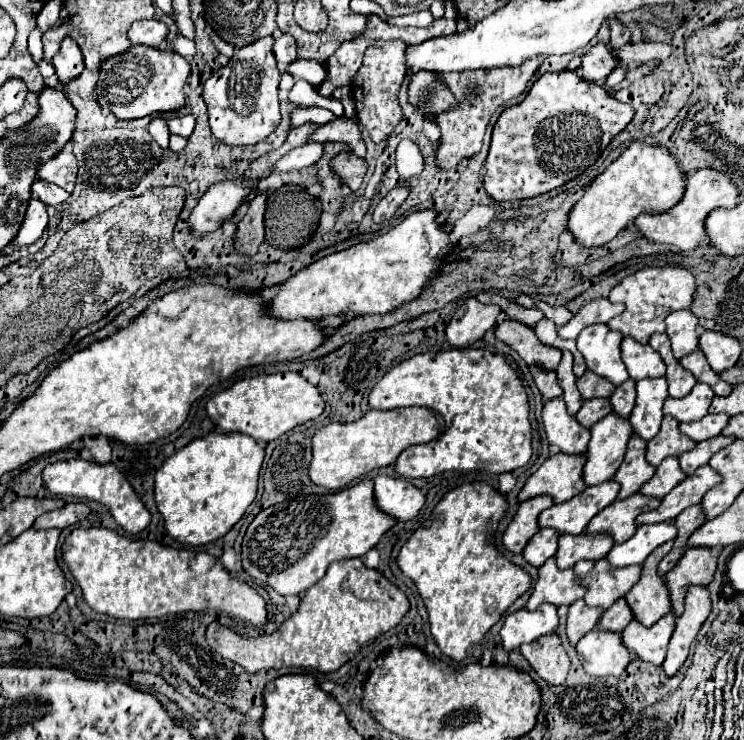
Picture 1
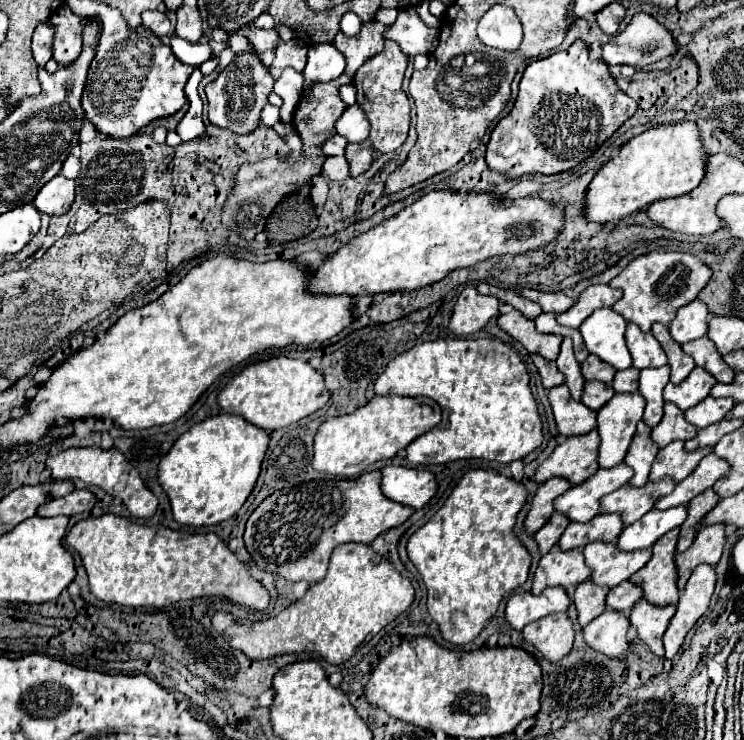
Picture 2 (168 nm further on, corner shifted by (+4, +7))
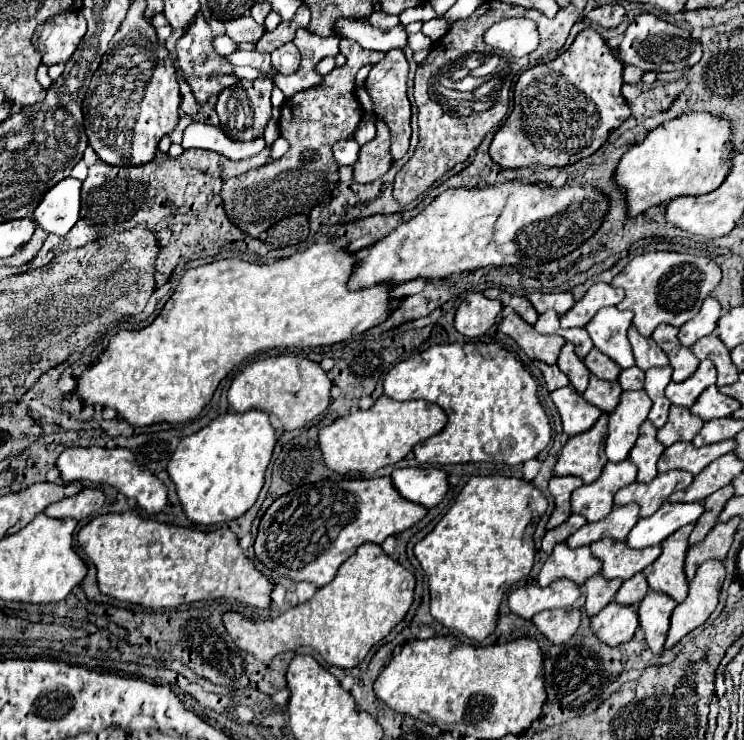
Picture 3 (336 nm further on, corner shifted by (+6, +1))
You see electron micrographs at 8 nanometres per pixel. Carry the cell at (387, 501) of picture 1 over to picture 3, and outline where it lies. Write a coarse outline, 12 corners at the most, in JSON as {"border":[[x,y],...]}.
{"border":[[440,468],[392,472],[396,490],[432,508],[448,492]]}

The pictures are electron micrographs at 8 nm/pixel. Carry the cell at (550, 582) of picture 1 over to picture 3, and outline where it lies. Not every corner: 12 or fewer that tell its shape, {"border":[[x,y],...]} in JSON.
{"border":[[554,546],[538,574],[548,586],[558,578],[582,584],[600,572],[590,546]]}

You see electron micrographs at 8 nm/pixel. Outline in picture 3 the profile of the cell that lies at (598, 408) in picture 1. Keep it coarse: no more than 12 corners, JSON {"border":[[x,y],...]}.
{"border":[[590,376],[582,396],[602,412],[618,406],[622,388],[618,382]]}

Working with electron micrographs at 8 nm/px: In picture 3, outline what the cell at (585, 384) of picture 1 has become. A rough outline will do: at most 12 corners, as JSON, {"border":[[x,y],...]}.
{"border":[[600,350],[588,352],[584,364],[602,380],[616,380],[622,372]]}

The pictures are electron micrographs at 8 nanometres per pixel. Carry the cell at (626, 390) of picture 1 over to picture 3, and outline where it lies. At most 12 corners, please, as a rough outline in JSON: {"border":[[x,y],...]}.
{"border":[[638,366],[620,372],[618,382],[624,390],[644,386],[644,370]]}

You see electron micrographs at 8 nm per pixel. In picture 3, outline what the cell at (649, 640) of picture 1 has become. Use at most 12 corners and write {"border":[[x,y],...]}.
{"border":[[648,592],[638,606],[640,626],[660,654],[676,602]]}

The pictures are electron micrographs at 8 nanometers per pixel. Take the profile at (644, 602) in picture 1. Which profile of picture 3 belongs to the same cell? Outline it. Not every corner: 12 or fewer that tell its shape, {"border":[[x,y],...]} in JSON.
{"border":[[694,524],[676,530],[646,570],[652,590],[688,594],[684,558]]}

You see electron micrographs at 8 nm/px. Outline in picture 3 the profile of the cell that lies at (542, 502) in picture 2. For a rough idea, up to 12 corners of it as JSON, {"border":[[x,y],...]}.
{"border":[[552,476],[550,494],[556,510],[548,530],[572,514],[570,496],[584,482],[578,476]]}

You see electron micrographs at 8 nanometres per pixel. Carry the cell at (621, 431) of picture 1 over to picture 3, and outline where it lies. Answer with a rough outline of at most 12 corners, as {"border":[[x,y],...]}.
{"border":[[644,390],[622,392],[610,412],[604,450],[628,458],[652,402]]}

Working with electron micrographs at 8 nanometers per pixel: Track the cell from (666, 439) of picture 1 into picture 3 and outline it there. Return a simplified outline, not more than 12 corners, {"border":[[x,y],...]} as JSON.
{"border":[[670,406],[666,426],[658,430],[664,446],[692,442],[704,420],[690,408]]}

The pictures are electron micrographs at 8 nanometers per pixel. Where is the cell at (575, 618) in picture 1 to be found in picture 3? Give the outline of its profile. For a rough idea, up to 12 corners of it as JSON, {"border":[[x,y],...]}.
{"border":[[594,574],[584,584],[588,616],[598,614],[622,586]]}

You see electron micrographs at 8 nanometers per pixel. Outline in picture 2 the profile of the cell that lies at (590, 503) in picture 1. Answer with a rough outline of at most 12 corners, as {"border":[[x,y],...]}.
{"border":[[626,464],[600,468],[554,500],[570,522],[588,522],[600,498],[632,476]]}

